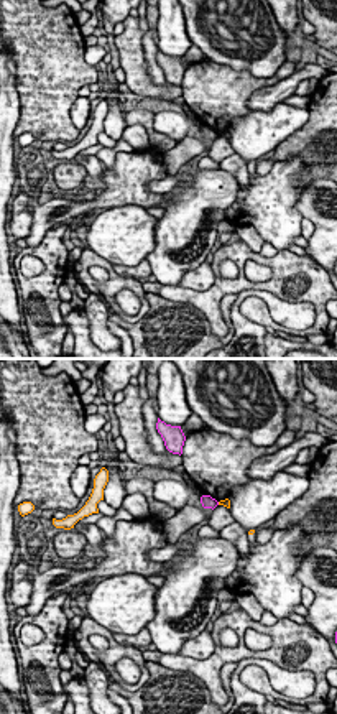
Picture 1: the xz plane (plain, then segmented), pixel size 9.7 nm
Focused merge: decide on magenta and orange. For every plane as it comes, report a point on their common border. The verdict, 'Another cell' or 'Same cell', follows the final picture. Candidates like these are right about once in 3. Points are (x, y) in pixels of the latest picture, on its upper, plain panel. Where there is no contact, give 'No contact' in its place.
No contact

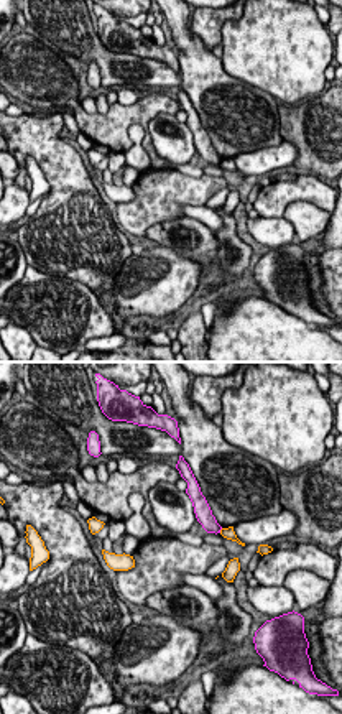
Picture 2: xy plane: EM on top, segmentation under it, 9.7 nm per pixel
Touches magenta at (221, 160)

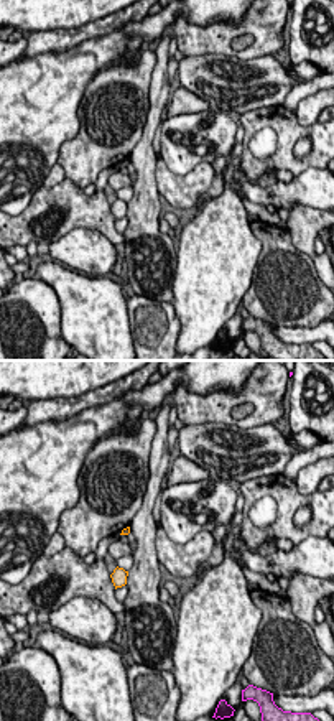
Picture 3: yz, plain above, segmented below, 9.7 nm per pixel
No contact

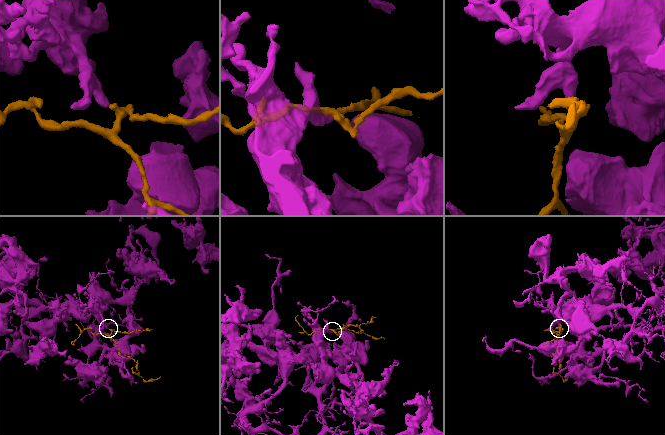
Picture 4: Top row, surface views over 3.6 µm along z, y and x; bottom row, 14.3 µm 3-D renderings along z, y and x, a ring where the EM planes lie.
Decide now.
Another cell

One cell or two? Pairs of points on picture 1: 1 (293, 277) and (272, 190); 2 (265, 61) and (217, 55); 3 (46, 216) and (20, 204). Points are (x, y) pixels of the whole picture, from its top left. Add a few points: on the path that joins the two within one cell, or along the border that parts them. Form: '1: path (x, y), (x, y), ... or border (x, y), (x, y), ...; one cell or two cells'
1: border (278, 249), (286, 250); two cells
2: path (253, 61), (249, 63), (229, 56); one cell
3: border (20, 193), (32, 214), (25, 237); two cells

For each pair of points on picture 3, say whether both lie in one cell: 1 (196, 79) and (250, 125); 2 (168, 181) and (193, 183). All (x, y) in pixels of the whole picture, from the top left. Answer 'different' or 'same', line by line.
1: different
2: same

